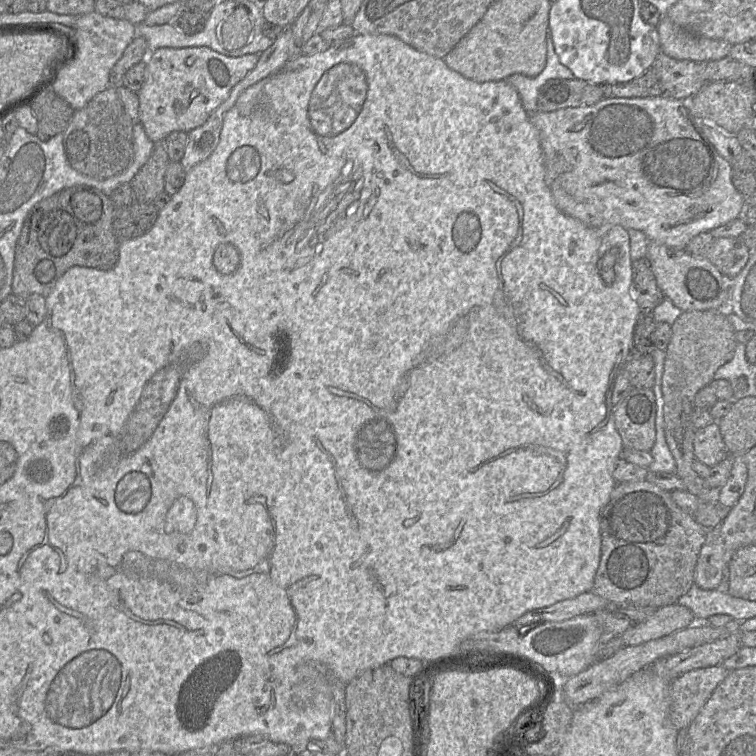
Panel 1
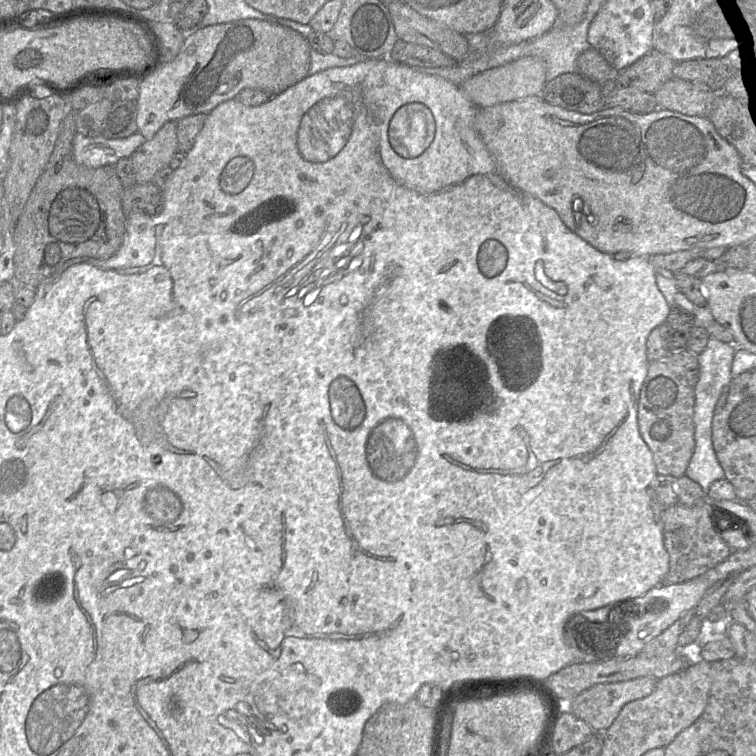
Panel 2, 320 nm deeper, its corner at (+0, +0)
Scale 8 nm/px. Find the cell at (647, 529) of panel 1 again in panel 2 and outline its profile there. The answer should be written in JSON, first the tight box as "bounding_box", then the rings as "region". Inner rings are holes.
{"bounding_box":[662,500,733,584],"region":[[[709,500],[695,506],[677,503],[665,507],[662,522],[664,546],[669,554],[669,571],[662,584],[684,583],[697,578],[726,560],[733,551],[720,536]]]}

